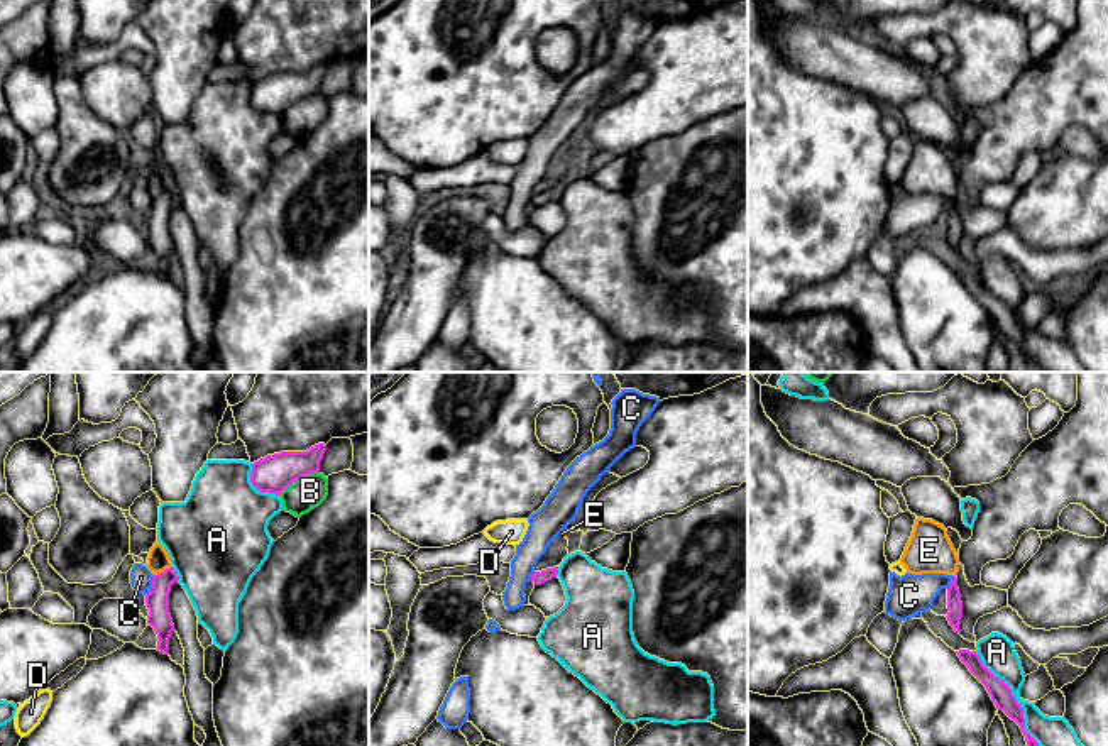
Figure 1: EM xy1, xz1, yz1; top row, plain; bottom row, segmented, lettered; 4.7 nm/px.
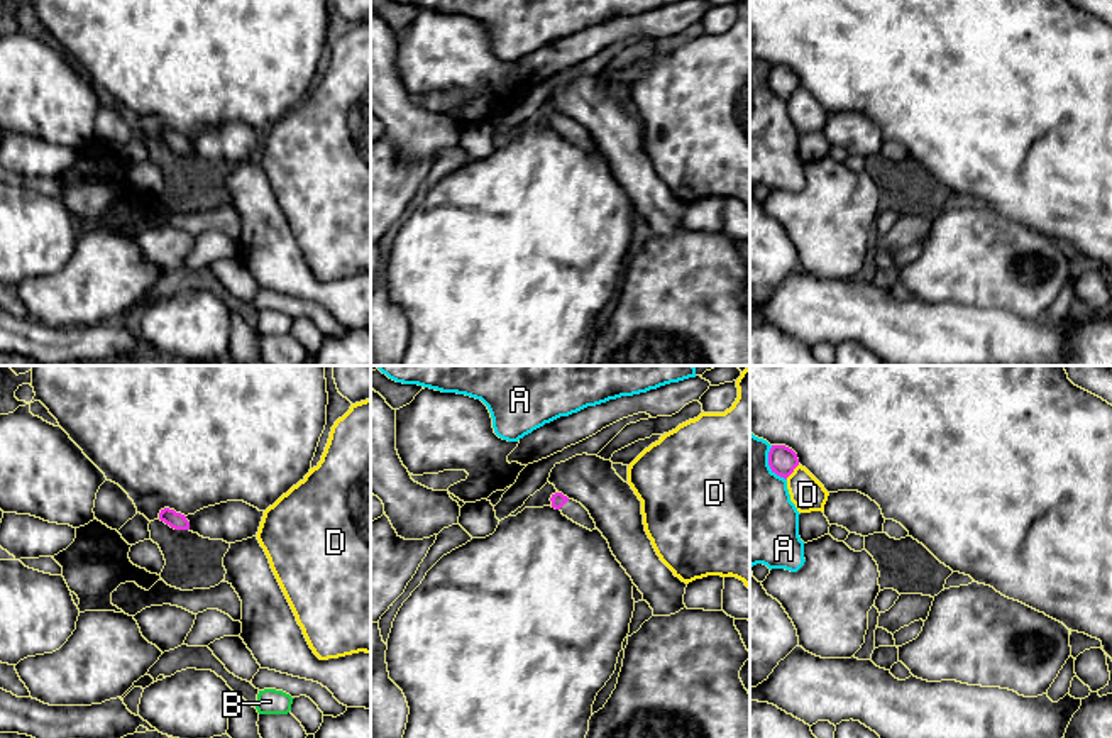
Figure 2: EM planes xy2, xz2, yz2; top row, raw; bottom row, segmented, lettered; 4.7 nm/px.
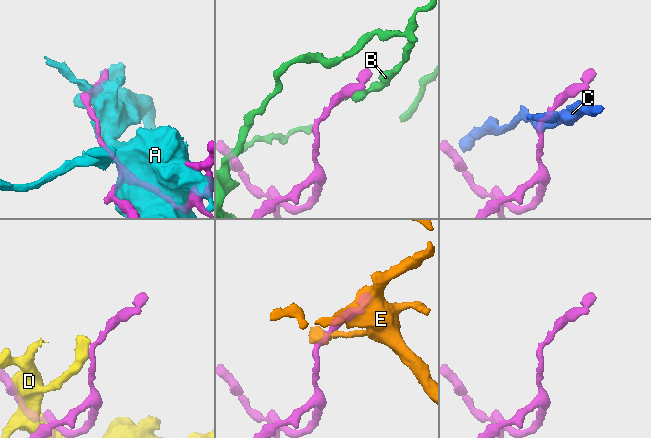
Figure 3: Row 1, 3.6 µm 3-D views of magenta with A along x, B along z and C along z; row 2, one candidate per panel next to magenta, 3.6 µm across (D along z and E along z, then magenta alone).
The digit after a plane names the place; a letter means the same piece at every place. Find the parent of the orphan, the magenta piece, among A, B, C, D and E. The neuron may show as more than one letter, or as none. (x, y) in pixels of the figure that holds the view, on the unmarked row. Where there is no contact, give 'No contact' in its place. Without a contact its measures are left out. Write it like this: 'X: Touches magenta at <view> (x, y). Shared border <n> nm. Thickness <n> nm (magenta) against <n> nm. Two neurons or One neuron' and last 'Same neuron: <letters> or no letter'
A: Touches magenta at yz1 (1015, 322). Shared border 600 nm. Thickness 100 nm (magenta) against 170 nm. Two neurons
B: Touches magenta at xy1 (298, 100). Shared border 220 nm. Thickness 180 nm (magenta) against 160 nm. Two neurons
C: Touches magenta at xy1 (153, 207). Shared border 110 nm. Thickness 110 nm (magenta) against 110 nm. Two neurons
D: Touches magenta at yz2 (792, 92). Shared border 100 nm. Thickness 140 nm (magenta) against 160 nm. Two neurons
E: Touches magenta at xy1 (161, 193). Shared border 90 nm. Thickness 110 nm (magenta) against 110 nm. Two neurons
Same neuron: no letter

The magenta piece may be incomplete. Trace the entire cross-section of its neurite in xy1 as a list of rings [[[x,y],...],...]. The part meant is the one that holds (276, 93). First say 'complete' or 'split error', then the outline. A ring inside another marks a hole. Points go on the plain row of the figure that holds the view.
complete; [[[318,64],[306,73],[281,73],[252,85],[250,103],[261,113],[281,117],[293,103],[320,93],[320,83],[326,71]]]

